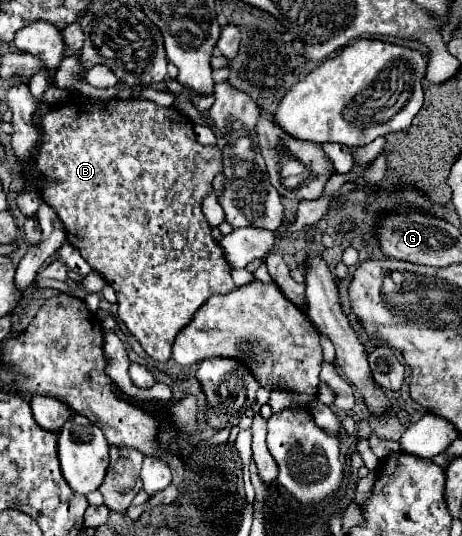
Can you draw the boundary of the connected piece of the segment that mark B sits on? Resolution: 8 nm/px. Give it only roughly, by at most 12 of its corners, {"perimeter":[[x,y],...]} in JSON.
{"perimeter":[[76,96],[31,166],[157,362],[235,288],[223,168],[150,100]]}

